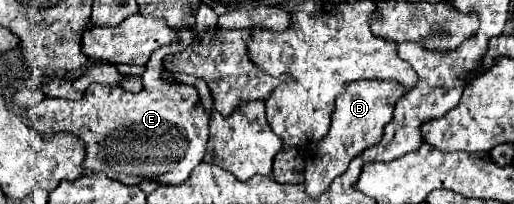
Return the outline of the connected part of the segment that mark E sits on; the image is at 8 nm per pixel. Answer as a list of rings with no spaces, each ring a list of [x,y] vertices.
[[[179,30],[177,44],[163,46],[153,52],[151,60],[147,62],[145,70],[145,88],[139,94],[125,92],[119,86],[107,86],[107,84],[91,84],[85,92],[85,96],[77,102],[65,100],[65,98],[45,98],[41,104],[29,110],[31,126],[43,134],[43,138],[51,140],[55,132],[75,132],[81,142],[87,148],[87,158],[83,162],[83,168],[87,172],[101,172],[107,174],[113,180],[119,180],[123,184],[141,184],[145,180],[161,182],[161,184],[181,184],[189,178],[191,170],[203,160],[205,146],[209,138],[209,114],[205,112],[205,106],[199,98],[199,92],[191,84],[183,82],[165,82],[161,76],[161,60],[167,54],[181,52],[187,48],[193,40],[191,30]]]

